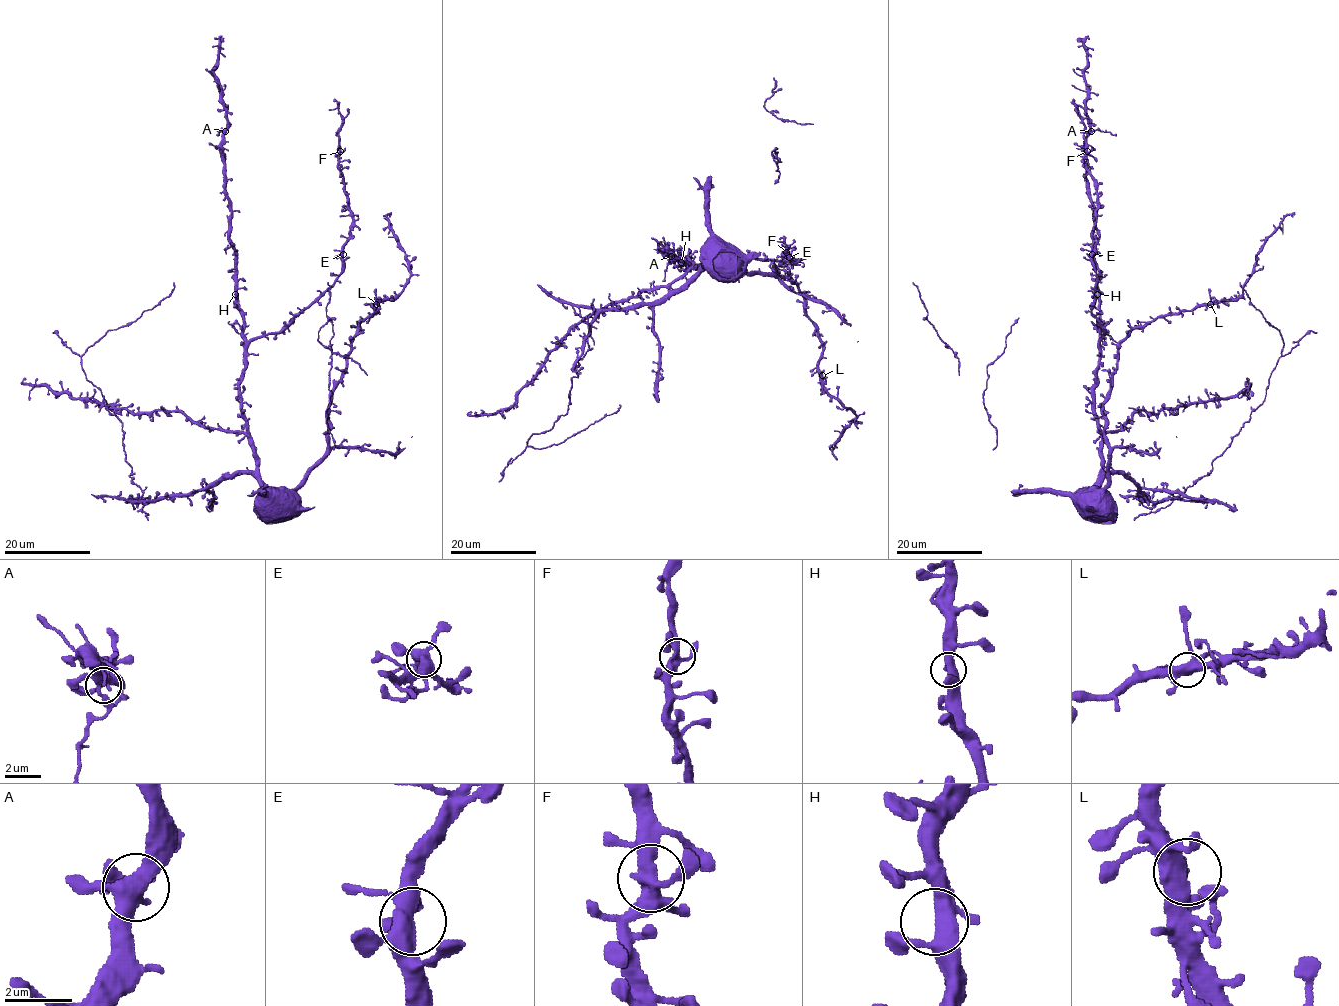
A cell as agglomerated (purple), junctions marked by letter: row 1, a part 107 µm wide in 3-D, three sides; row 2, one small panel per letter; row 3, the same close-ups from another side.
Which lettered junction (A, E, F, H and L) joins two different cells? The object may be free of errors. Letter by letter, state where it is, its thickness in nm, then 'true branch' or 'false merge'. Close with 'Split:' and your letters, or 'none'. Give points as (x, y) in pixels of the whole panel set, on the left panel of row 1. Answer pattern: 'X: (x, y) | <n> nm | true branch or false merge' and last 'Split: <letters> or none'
A: (225, 131) | 440 nm | true branch
E: (343, 254) | 400 nm | true branch
F: (340, 151) | 400 nm | true branch
H: (235, 294) | 400 nm | true branch
L: (376, 304) | 440 nm | true branch
Split: none

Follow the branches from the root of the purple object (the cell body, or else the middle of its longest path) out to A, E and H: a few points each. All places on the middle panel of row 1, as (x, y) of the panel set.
A: (713, 262), (716, 263), (697, 267), (686, 259), (690, 264), (687, 265), (668, 250), (671, 256)
E: (713, 262), (716, 263), (697, 267), (685, 260), (703, 268), (732, 269), (745, 257), (780, 261), (789, 257)
H: (713, 262), (716, 263), (704, 267), (697, 267), (689, 259), (685, 260), (689, 265), (681, 262)

